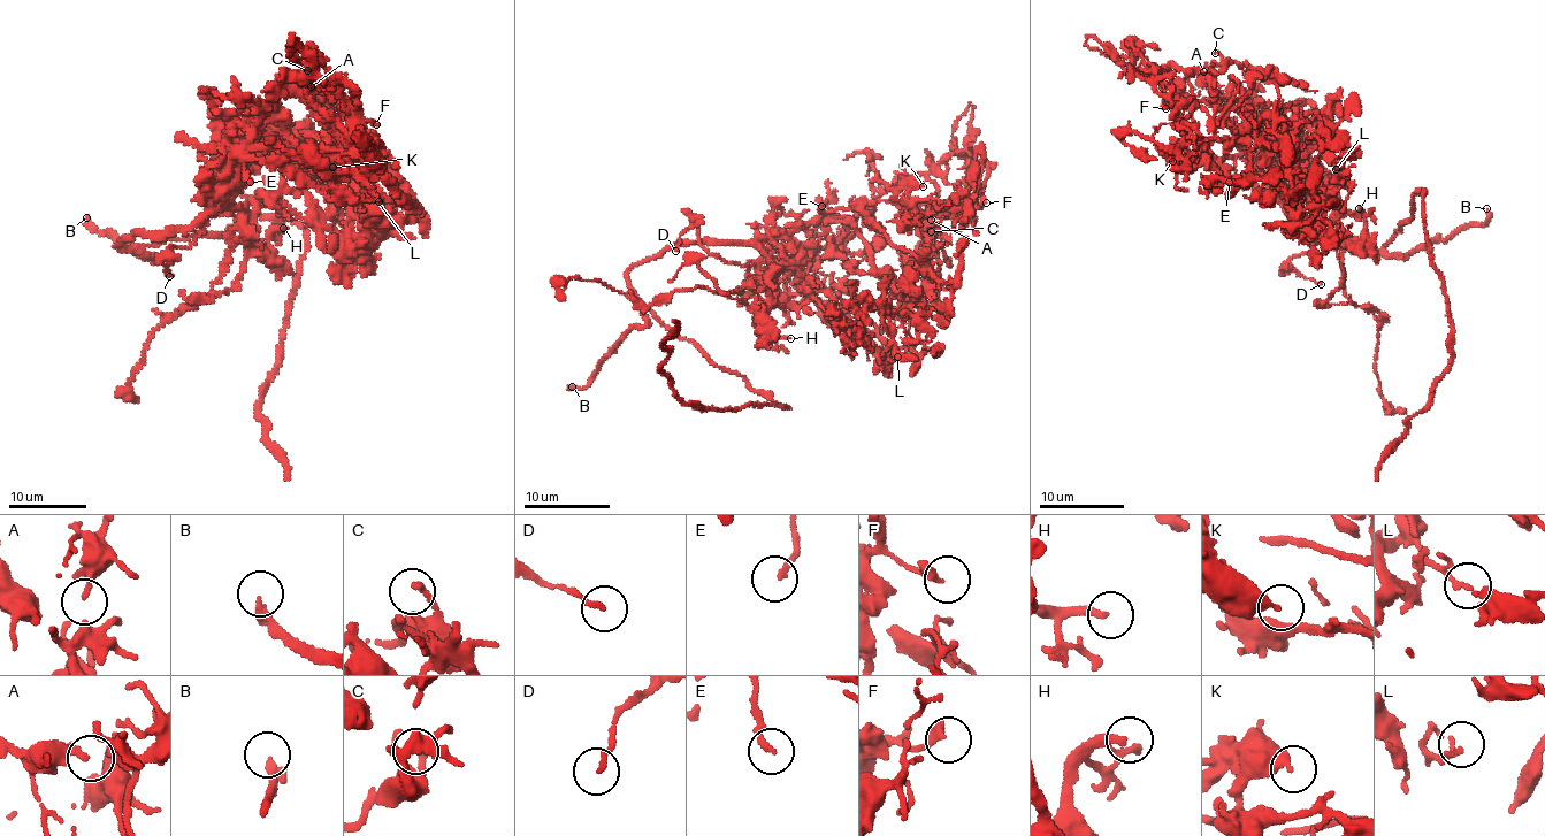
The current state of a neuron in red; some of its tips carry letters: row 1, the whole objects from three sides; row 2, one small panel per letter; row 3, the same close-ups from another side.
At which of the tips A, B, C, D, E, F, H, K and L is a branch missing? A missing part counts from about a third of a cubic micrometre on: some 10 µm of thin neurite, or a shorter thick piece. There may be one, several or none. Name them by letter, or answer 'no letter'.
B, E, H

